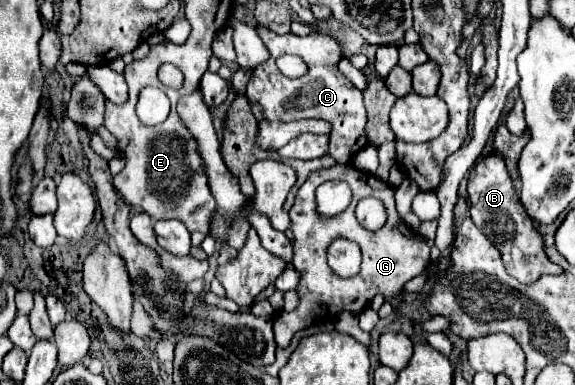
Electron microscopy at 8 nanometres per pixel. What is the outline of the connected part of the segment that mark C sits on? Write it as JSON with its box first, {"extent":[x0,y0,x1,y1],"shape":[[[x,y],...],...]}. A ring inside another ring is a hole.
{"extent":[247,28,367,164],"shape":[[[257,28],[257,32],[261,34],[265,46],[271,52],[269,62],[261,64],[255,68],[255,76],[253,80],[247,84],[247,98],[257,100],[263,106],[265,118],[267,120],[281,120],[281,122],[291,122],[291,120],[301,120],[301,118],[323,118],[331,124],[331,134],[329,134],[329,156],[335,158],[337,164],[349,164],[353,160],[353,156],[367,146],[367,138],[365,138],[365,124],[367,124],[367,112],[363,106],[363,92],[359,88],[355,88],[337,68],[339,60],[343,58],[343,50],[341,50],[341,42],[333,36],[327,34],[311,34],[311,36],[295,36],[295,34],[283,34],[277,36],[271,30],[261,30]],[[283,54],[295,54],[301,56],[303,62],[309,66],[309,72],[297,80],[287,78],[285,74],[279,72],[279,68],[275,66],[275,60]]]}

